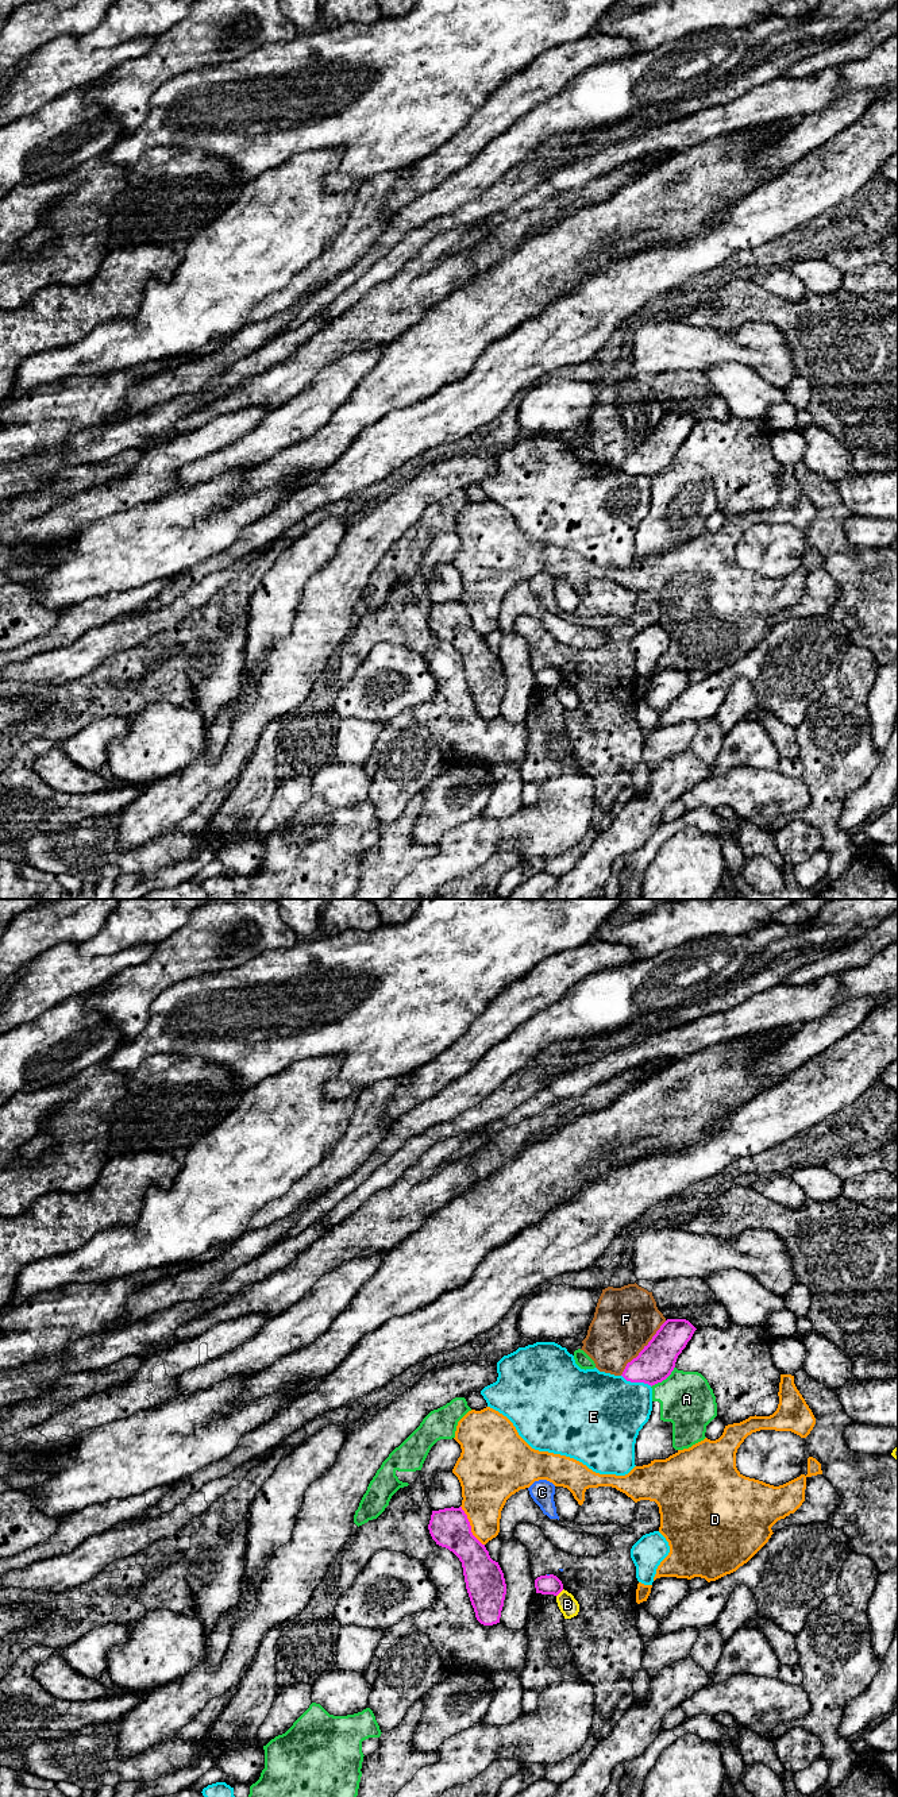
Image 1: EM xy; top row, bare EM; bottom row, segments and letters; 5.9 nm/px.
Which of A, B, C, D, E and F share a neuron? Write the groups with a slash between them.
A / B / C / D / E / F

